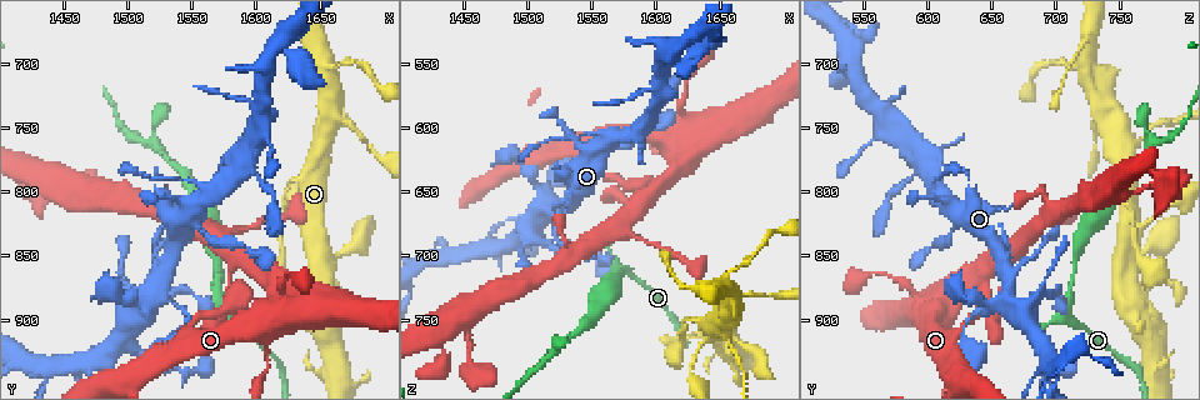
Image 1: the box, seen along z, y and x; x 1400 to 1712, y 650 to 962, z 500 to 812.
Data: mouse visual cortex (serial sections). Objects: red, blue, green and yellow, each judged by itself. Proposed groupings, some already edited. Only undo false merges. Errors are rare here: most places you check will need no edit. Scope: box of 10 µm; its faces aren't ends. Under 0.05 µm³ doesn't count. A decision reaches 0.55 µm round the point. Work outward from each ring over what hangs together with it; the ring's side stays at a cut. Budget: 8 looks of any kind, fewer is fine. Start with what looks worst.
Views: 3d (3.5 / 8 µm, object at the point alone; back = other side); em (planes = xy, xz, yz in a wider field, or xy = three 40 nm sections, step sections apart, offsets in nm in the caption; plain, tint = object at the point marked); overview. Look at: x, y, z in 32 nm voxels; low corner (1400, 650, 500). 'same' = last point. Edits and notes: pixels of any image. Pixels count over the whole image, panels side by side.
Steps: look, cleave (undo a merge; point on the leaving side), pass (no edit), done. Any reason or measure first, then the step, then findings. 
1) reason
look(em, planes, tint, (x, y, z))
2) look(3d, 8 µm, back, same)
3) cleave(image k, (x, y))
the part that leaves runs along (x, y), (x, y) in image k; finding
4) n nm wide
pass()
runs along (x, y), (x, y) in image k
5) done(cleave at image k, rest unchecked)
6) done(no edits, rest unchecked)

small branch off a trunk
look(3d, 3.5 µm, (1652, 702, 722))

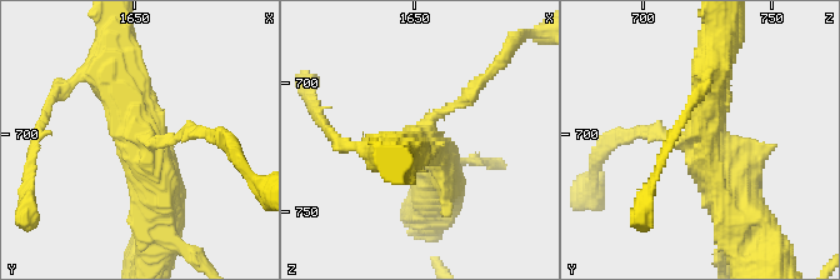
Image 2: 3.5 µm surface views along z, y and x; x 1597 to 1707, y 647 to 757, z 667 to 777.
3 arms; arms of 150, 450, 500 nm; shape alone is not enough
look(em, planes, tint, (1655, 702, 723))

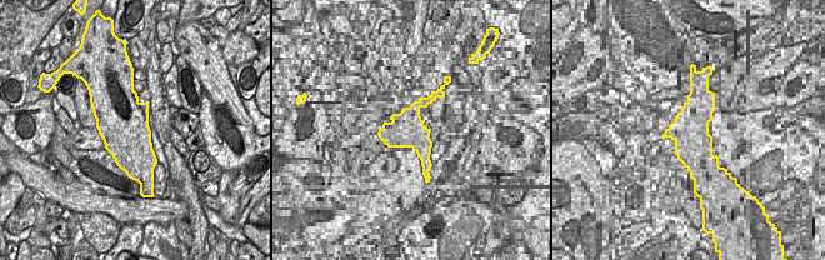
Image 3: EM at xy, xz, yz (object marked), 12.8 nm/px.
pass()
runs along (160, 211), (115, 58) in image 2; one cell here

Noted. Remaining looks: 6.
a narrow waist
look(3d, 3.5 µm, (1520, 762, 774))

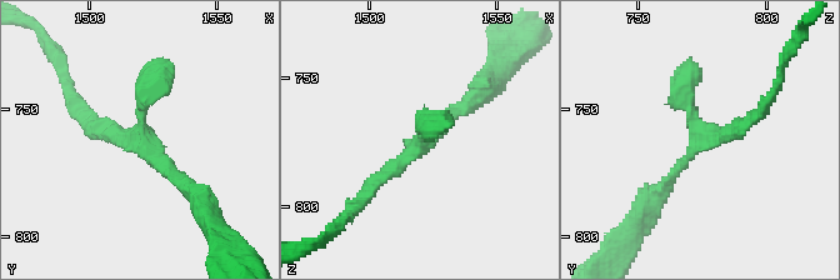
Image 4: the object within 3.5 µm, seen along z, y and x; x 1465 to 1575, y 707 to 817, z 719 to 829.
look(em, xy, step 3, tint, (1521, 760, 776))

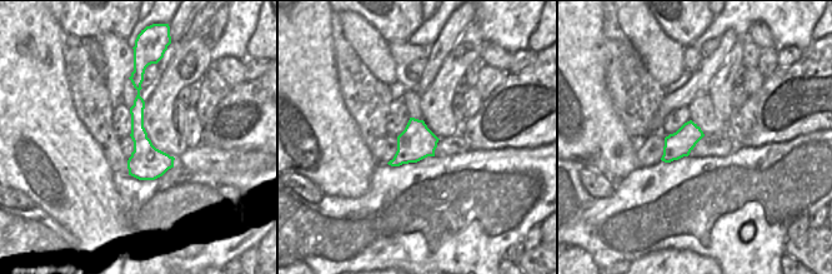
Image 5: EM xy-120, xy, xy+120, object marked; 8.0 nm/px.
pass()
runs along (471, 103), (453, 111), (364, 198) in image 4; all the same cell

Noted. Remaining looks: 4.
look(3d, 3.5 µm, (1522, 876, 662))

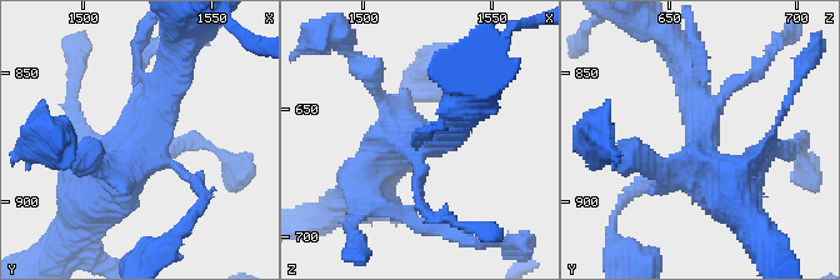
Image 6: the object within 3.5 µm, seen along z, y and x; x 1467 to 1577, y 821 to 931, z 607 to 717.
need the tissue
look(em, xy, step 2, tint, (1525, 877, 662))

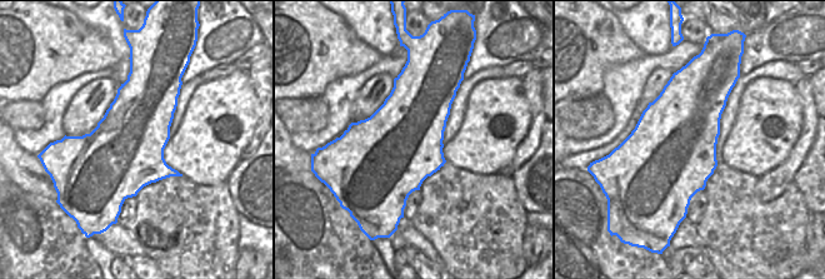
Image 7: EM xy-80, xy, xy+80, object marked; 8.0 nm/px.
look(em, planes, tint, same)

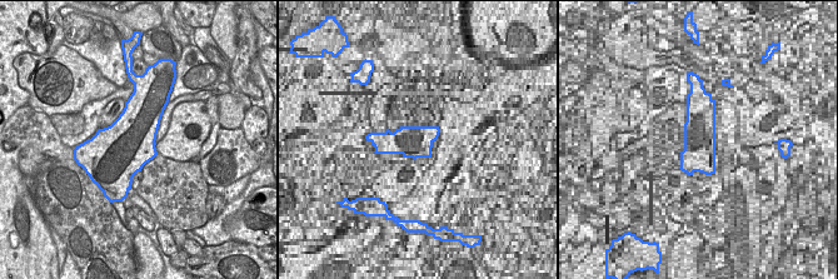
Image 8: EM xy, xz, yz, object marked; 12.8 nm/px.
pass()
runs along (175, 70), (144, 143), (90, 200) in image 6; continuous, no second cell

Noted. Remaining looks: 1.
done(no edits, rest unchecked)

